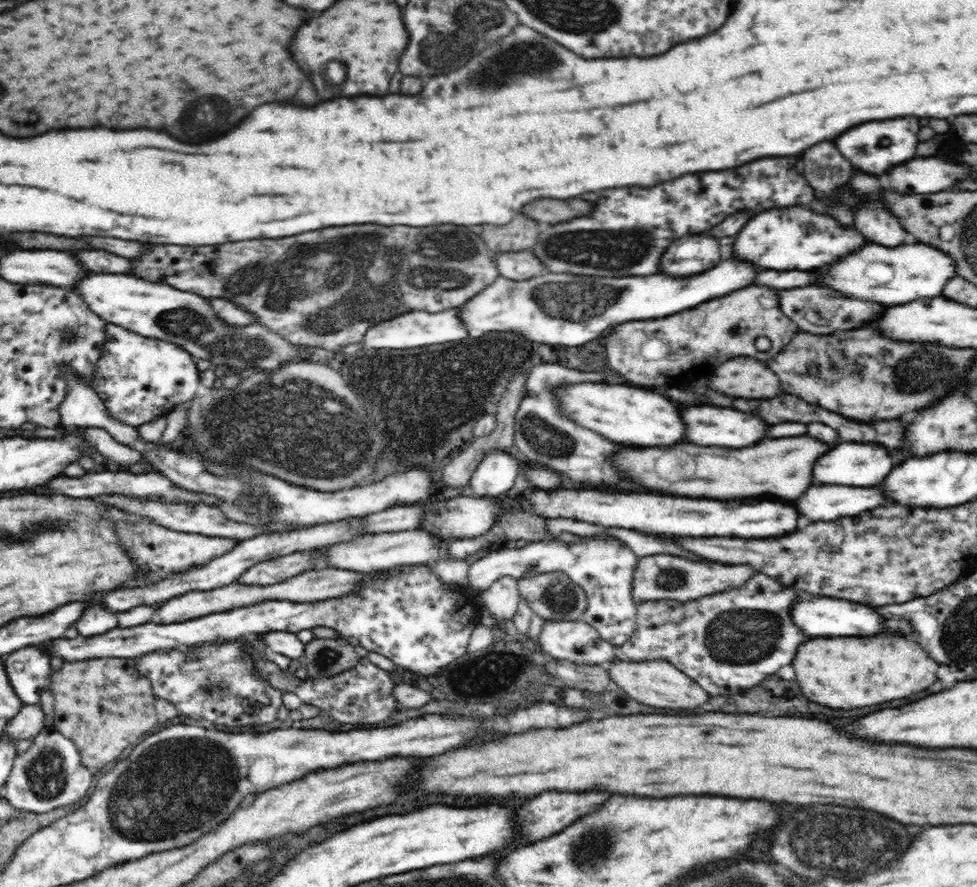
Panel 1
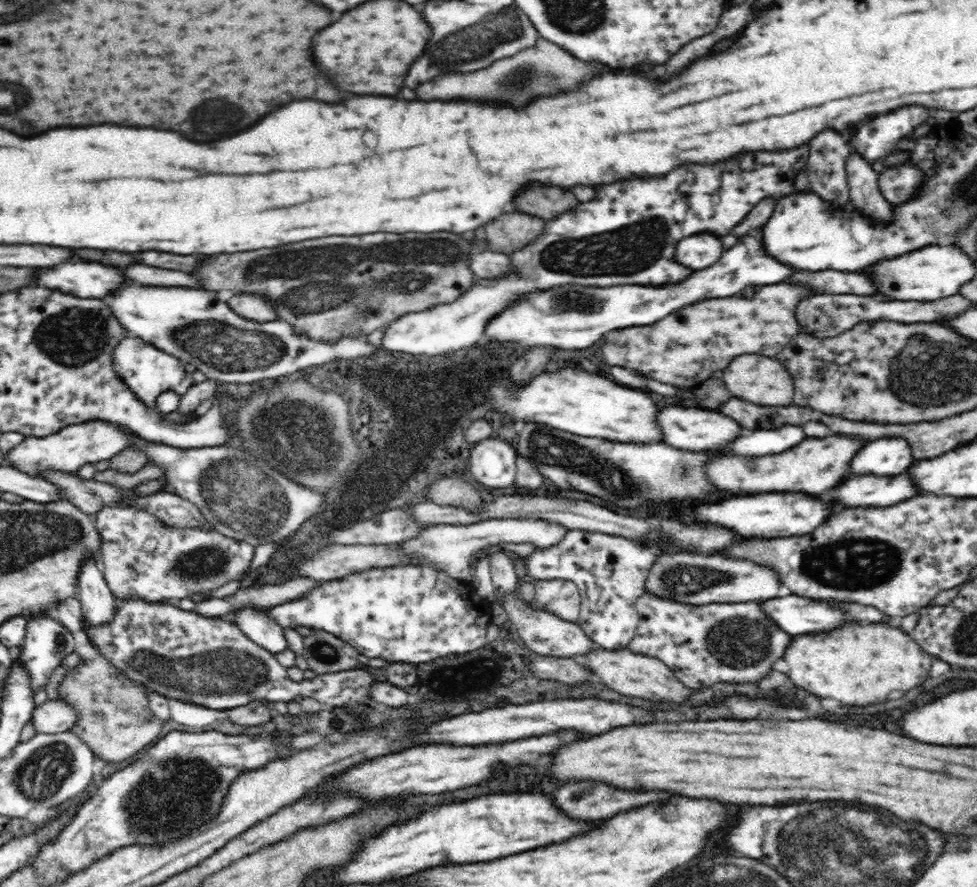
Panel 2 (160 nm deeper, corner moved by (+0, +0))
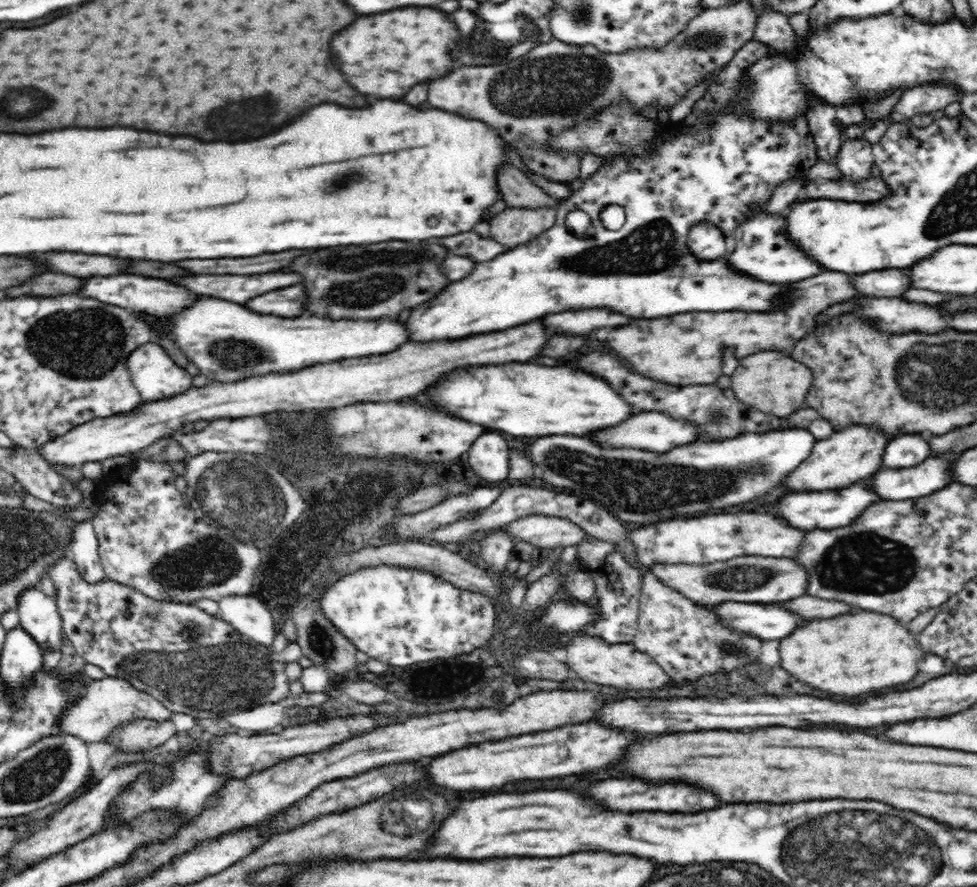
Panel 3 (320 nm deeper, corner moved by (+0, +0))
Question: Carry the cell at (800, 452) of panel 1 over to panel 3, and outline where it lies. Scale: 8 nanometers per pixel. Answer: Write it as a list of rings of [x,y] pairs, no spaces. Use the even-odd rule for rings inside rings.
[[[850,425],[836,430],[828,440],[816,442],[812,456],[794,468],[782,482],[785,491],[816,492],[816,490],[838,490],[846,488],[858,480],[871,478],[882,468],[882,456],[892,438],[884,436],[884,431],[868,425]]]

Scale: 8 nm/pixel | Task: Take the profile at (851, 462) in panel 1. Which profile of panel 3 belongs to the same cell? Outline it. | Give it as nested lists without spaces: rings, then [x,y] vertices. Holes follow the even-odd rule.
[[[912,433],[894,437],[884,450],[884,467],[910,468],[922,464],[930,456],[930,445],[925,434]]]

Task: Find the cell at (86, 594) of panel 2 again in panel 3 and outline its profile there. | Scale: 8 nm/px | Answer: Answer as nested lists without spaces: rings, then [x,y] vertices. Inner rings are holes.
[[[91,521],[76,522],[73,528],[69,554],[80,575],[90,583],[108,579],[101,566],[99,541]]]

